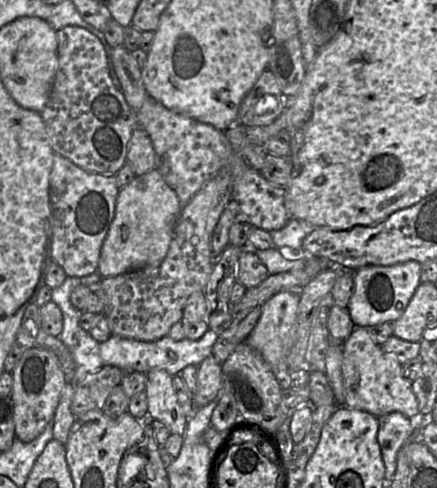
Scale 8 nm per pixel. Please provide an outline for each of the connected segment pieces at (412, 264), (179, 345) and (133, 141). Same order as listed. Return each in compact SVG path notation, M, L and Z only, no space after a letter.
M410 260L391 266L367 265L355 270L354 292L347 305L354 325L368 328L400 318L421 283L421 266L419 262Z
M209 328L198 340L184 338L175 341L167 335L150 342L112 335L107 341L99 343L100 356L103 365L115 366L124 372L138 371L147 373L151 370L165 370L174 376L180 374L188 365L199 366L206 357L212 355L218 332Z
M135 128L128 144L127 161L136 176L155 169L155 151L149 135L141 128Z

